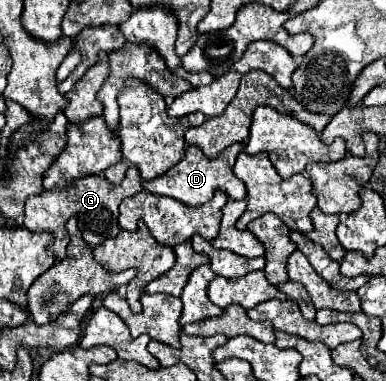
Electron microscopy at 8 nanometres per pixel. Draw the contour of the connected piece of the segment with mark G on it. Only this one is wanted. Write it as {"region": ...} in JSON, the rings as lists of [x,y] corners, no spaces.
{"region":[[[131,167],[125,175],[125,179],[119,183],[119,185],[113,185],[109,183],[105,177],[99,177],[99,175],[89,175],[89,177],[83,177],[79,181],[75,181],[73,185],[69,185],[65,191],[43,191],[41,195],[33,195],[27,199],[25,203],[25,227],[33,233],[39,233],[39,231],[49,231],[53,235],[53,241],[49,243],[49,251],[55,255],[55,259],[63,259],[65,257],[65,247],[69,243],[69,235],[65,231],[65,223],[71,219],[71,217],[77,217],[77,223],[79,223],[79,229],[83,233],[83,239],[91,245],[91,247],[97,247],[101,245],[105,239],[113,239],[119,235],[119,223],[117,223],[117,217],[119,217],[119,203],[125,199],[125,197],[131,197],[135,195],[137,191],[141,191],[143,185],[141,185],[141,175],[135,167]]]}

